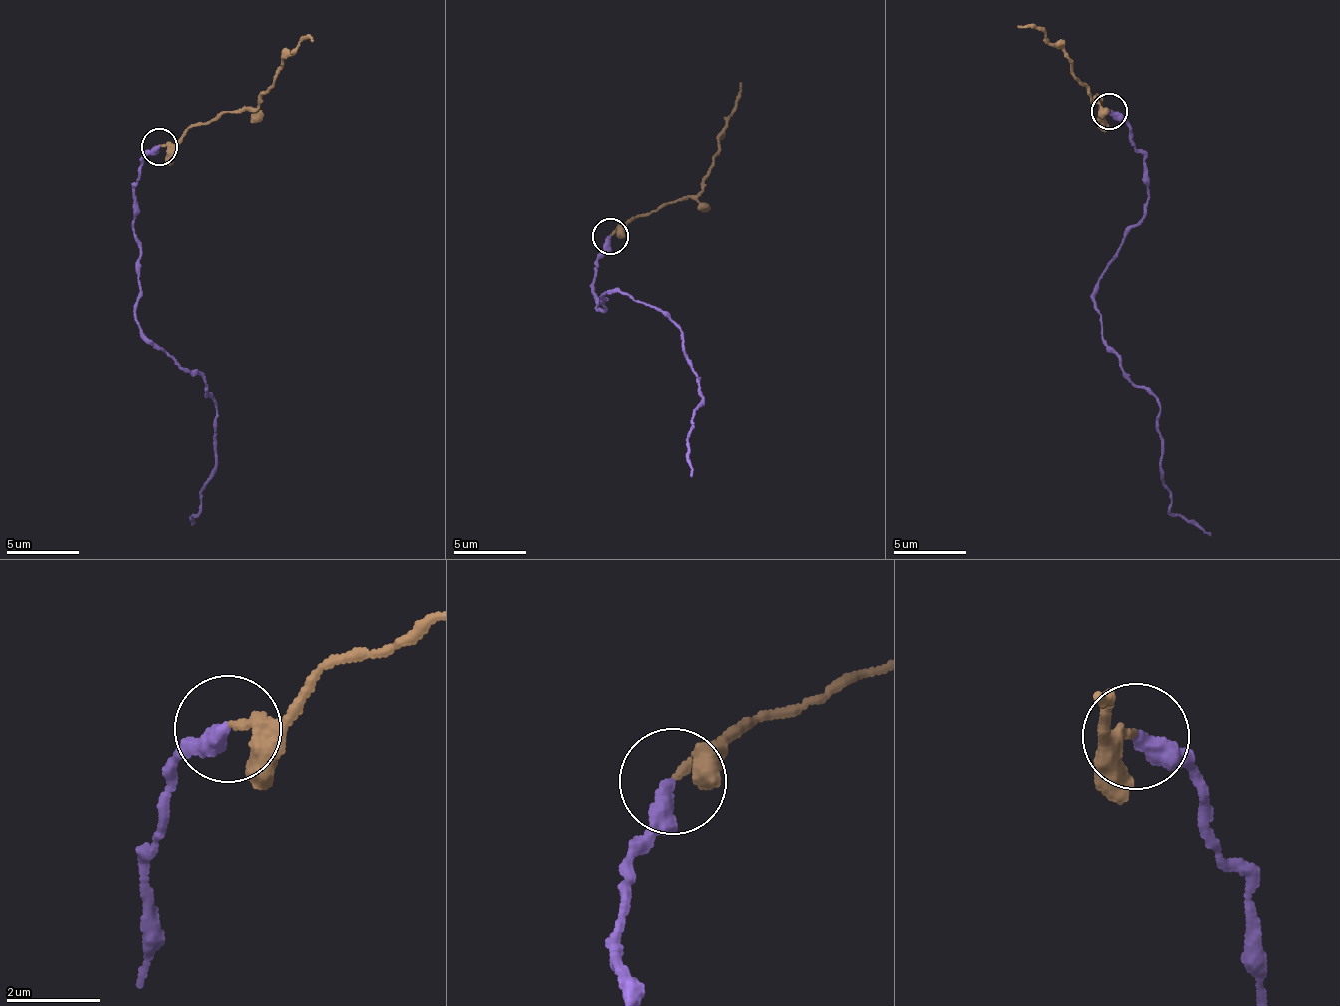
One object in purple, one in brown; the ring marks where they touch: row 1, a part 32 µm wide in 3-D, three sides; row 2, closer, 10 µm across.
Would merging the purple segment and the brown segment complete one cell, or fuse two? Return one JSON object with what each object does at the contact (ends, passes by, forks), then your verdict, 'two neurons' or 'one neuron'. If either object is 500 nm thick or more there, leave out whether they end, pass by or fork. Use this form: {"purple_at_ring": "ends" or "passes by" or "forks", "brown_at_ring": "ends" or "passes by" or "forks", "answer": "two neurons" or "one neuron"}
{"purple_at_ring": "ends", "brown_at_ring": "ends", "answer": "one neuron"}

